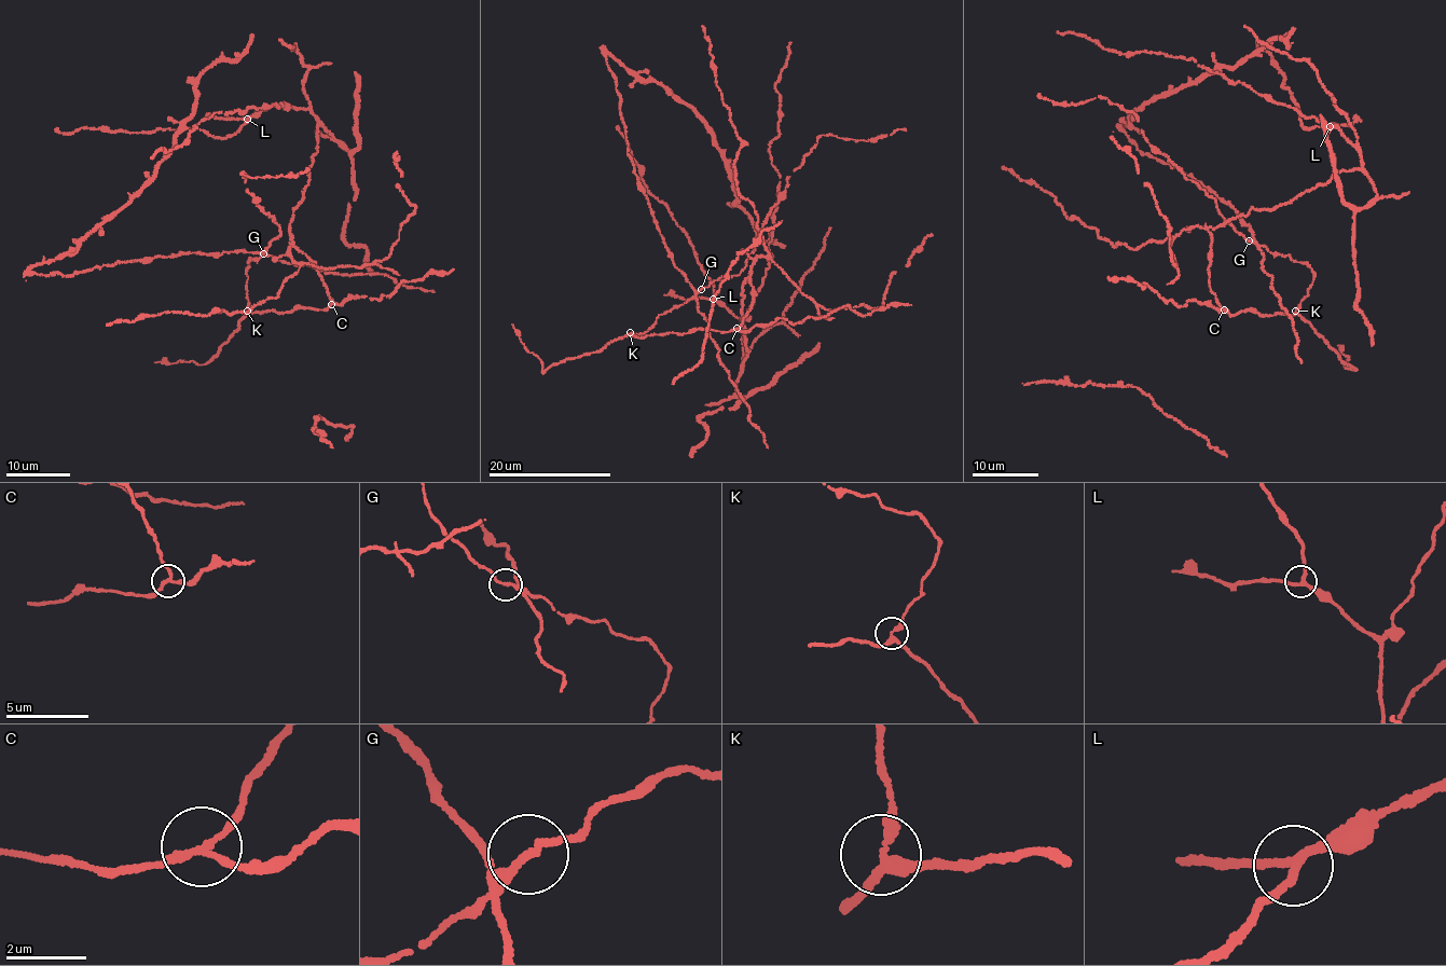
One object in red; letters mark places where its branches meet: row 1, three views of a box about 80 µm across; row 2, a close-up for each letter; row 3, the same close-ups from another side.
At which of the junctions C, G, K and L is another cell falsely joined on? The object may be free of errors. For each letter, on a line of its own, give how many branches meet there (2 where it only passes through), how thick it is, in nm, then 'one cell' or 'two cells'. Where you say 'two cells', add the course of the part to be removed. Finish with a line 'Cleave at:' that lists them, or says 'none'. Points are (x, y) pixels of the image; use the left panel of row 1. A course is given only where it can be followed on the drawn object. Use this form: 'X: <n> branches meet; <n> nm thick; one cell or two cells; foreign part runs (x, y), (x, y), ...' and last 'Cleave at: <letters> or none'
C: 3 branches meet; 170 nm thick; two cells; foreign part runs (331, 304), (316, 264), (289, 242)
G: 3 branches meet; 170 nm thick; one cell
K: 3 branches meet; 240 nm thick; one cell
L: 3 branches meet; 200 nm thick; one cell
Cleave at: C

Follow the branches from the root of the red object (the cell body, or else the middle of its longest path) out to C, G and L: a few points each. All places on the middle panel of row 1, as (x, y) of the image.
C: (633, 335), (644, 339), (698, 329), (724, 332), (737, 328)
G: (633, 335), (631, 332), (645, 333), (656, 317), (677, 307), (700, 289)
L: (633, 335), (733, 331), (754, 301), (751, 274), (741, 294), (748, 349), (741, 367), (741, 322), (713, 299)

